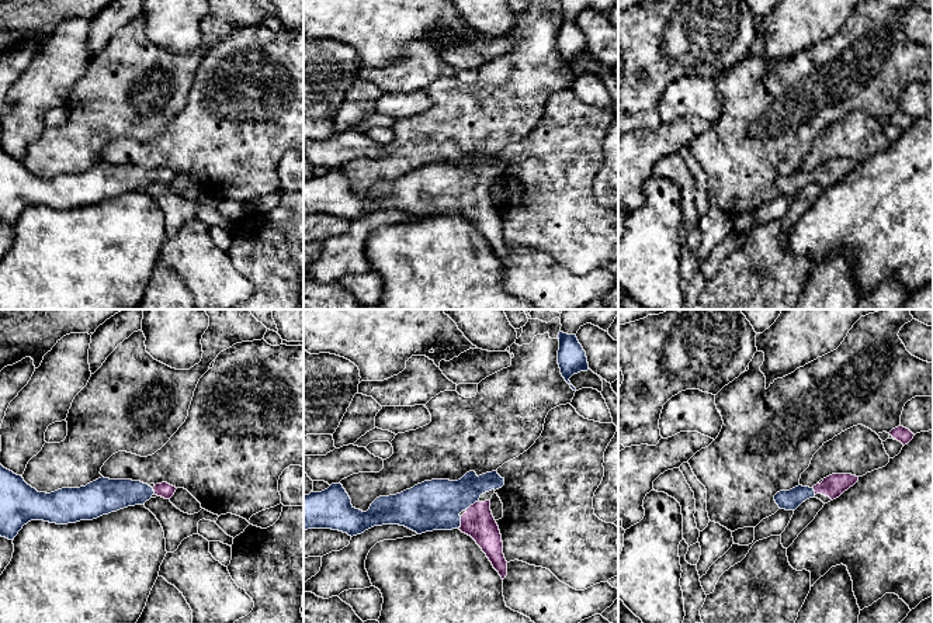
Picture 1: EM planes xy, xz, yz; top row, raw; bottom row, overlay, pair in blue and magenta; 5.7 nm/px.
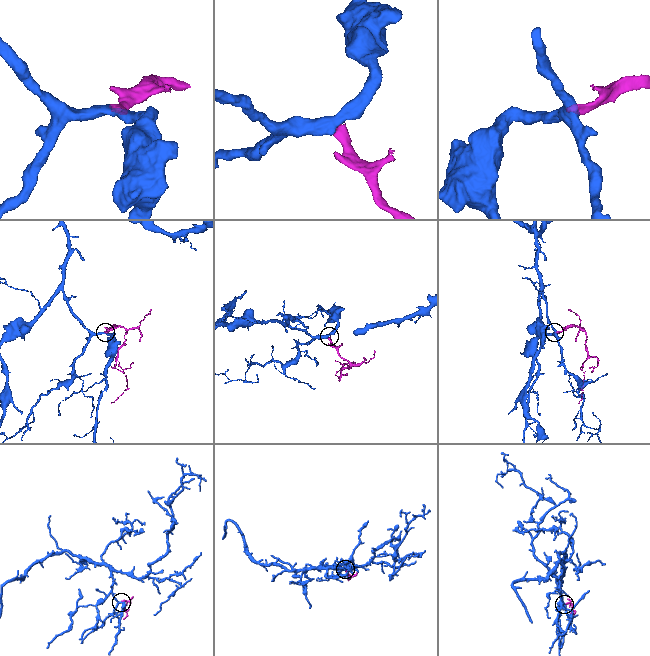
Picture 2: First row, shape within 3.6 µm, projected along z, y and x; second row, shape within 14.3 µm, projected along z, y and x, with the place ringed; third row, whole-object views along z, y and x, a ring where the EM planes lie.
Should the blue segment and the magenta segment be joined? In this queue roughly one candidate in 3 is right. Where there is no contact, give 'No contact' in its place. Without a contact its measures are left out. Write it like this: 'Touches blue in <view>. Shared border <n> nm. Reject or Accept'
Touches blue in xz. Shared border 80 nm. Accept

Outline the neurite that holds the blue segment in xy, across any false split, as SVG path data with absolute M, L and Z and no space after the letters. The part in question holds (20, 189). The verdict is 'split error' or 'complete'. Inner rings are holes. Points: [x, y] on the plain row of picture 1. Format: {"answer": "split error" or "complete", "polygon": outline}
{"answer": "split error", "polygon": "M0 149L0 221L14 225L31 205L56 210L93 205L119 194L143 190L152 180L170 184L176 172L162 167L153 173L141 166L98 163L86 172L38 177L21 160Z"}

